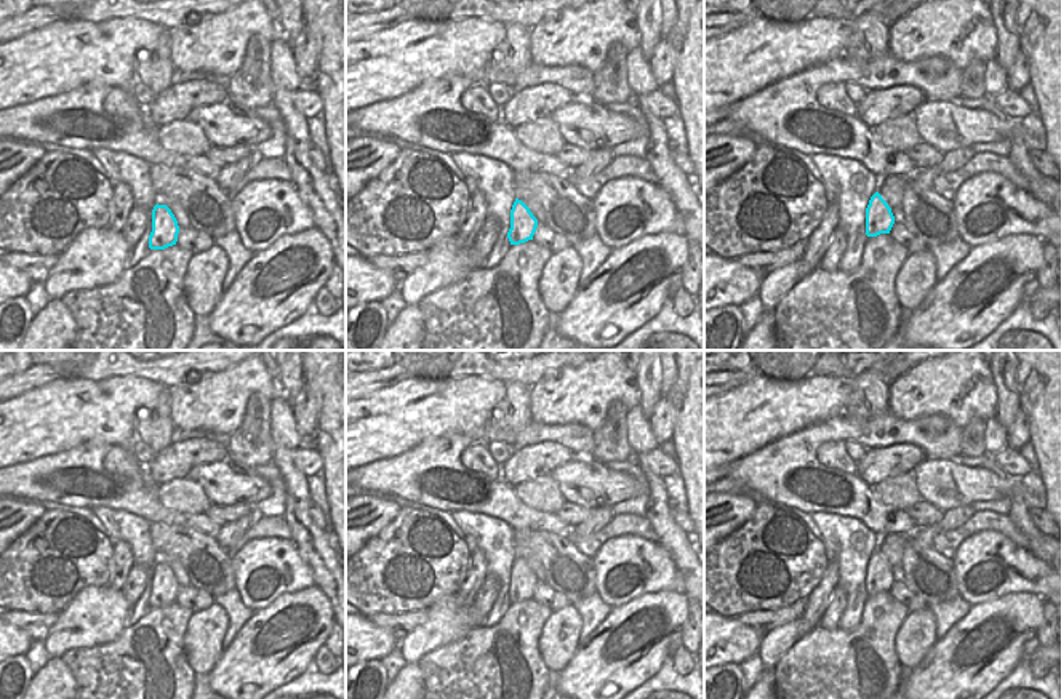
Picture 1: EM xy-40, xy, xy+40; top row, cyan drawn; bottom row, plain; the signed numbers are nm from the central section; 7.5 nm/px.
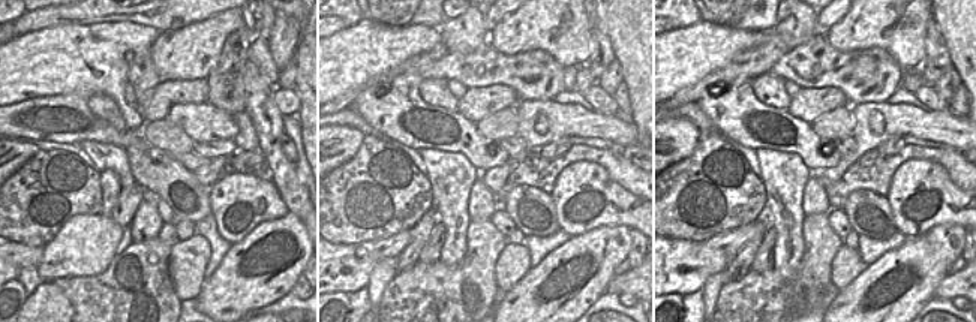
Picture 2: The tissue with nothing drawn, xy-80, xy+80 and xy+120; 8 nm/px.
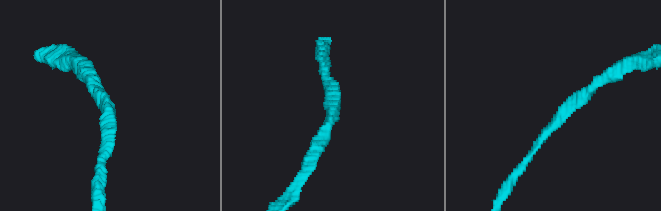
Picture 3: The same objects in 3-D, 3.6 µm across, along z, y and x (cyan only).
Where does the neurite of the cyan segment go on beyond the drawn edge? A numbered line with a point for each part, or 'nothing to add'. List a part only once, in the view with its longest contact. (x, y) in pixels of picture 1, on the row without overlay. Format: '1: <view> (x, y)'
nothing to add

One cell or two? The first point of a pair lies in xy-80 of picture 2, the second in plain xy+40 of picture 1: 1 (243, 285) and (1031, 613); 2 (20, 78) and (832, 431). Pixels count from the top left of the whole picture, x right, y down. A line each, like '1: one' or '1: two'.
1: one
2: two

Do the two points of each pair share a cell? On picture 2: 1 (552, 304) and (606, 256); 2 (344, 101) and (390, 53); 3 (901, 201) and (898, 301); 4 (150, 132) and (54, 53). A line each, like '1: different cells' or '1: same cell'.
1: same cell
2: different cells
3: different cells
4: different cells

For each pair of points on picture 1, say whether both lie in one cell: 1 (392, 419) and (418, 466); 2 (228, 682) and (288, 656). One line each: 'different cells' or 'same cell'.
1: different cells
2: same cell

